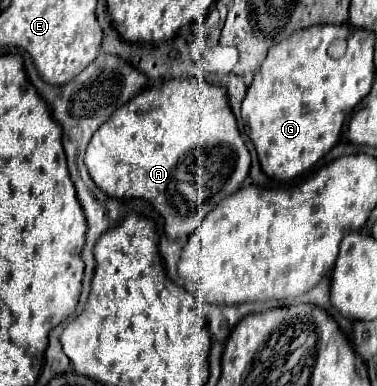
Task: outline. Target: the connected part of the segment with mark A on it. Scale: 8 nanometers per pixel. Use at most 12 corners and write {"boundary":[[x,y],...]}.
{"boundary":[[168,79],[84,157],[184,239],[250,169],[226,91]]}

